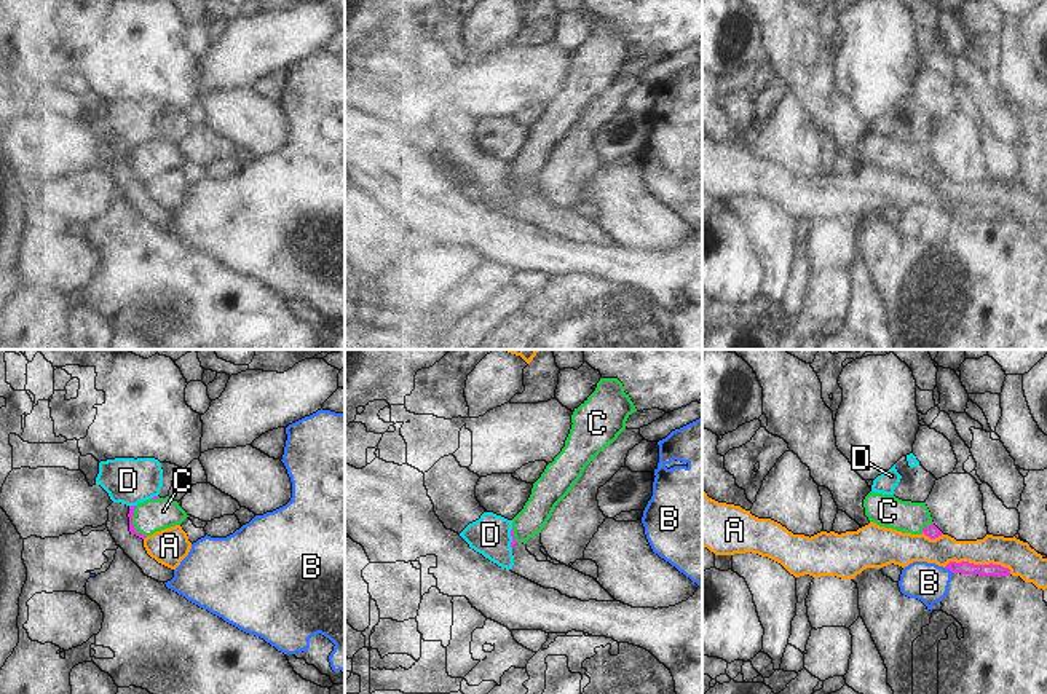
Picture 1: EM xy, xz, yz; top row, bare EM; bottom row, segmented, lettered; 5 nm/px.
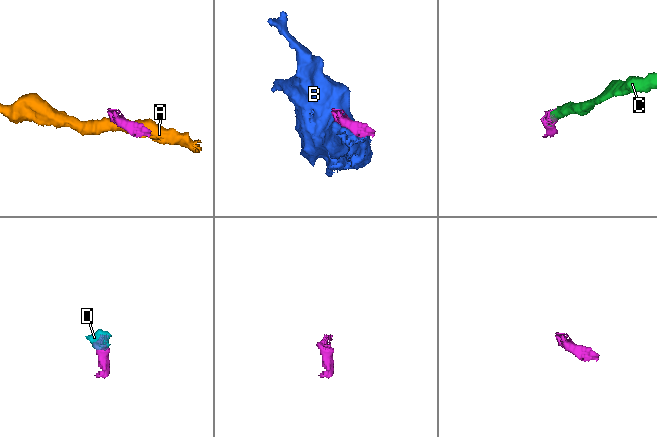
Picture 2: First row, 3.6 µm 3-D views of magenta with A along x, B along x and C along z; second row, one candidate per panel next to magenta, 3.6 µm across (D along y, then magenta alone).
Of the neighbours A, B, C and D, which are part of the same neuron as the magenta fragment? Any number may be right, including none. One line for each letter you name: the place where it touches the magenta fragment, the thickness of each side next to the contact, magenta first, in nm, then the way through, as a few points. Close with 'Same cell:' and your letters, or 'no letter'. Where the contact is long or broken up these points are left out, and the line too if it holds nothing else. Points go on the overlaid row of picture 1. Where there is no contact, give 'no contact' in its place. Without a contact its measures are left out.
C: contact xy (131, 524); calibres 30 and 170 nm; way xy (131, 509), (131, 524), (141, 524), (152, 516)
Same cell: C

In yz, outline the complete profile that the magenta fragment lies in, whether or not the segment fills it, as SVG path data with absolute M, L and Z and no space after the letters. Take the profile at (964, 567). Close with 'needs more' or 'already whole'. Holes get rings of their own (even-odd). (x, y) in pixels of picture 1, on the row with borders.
M950 562L946 566L946 570L953 571L953 573L961 573L961 574L978 574L978 576L1009 576L1010 570L1004 568L1001 565L974 565L969 562Z | already whole

